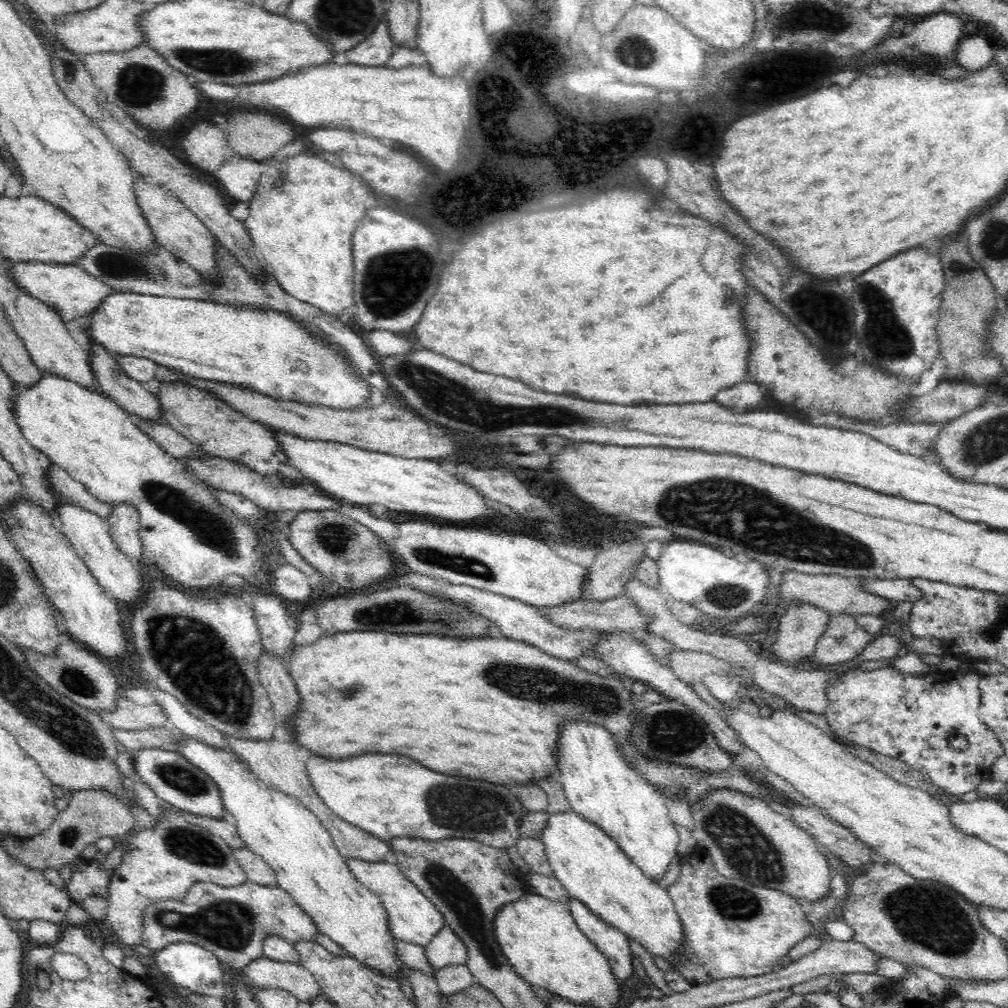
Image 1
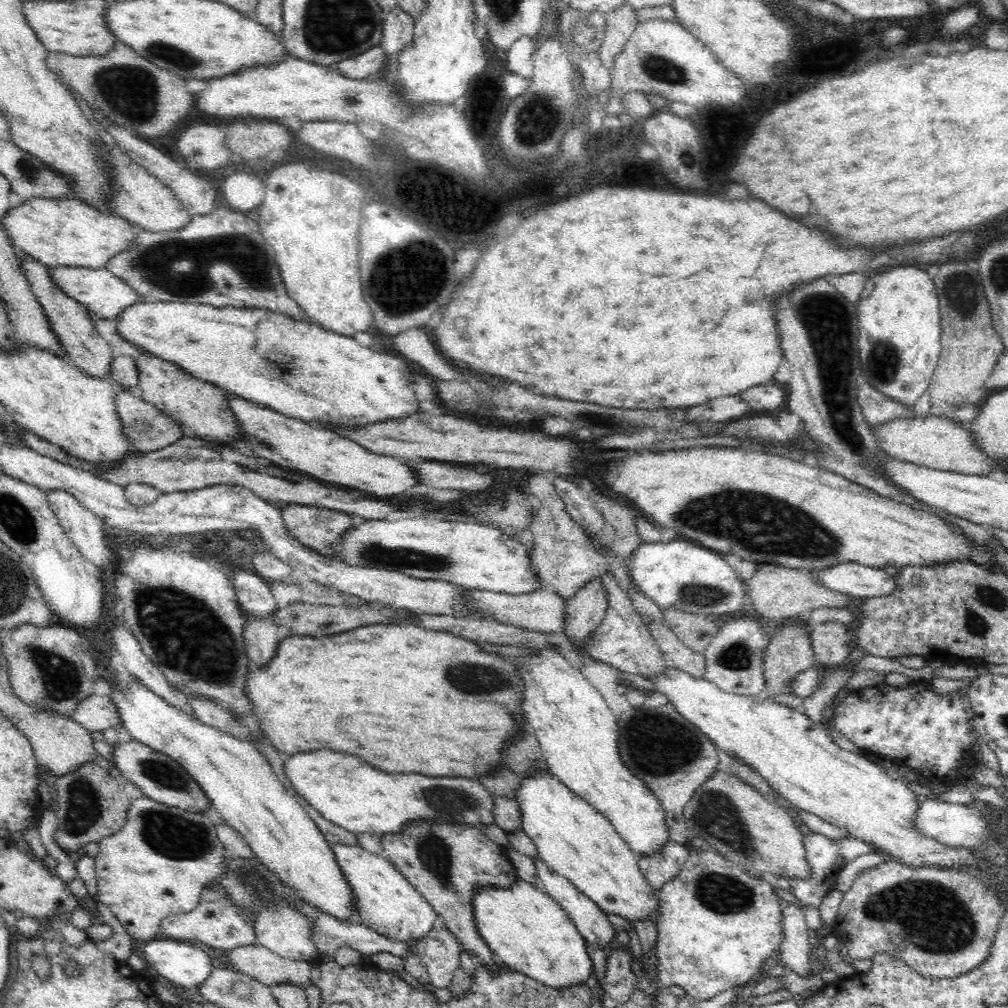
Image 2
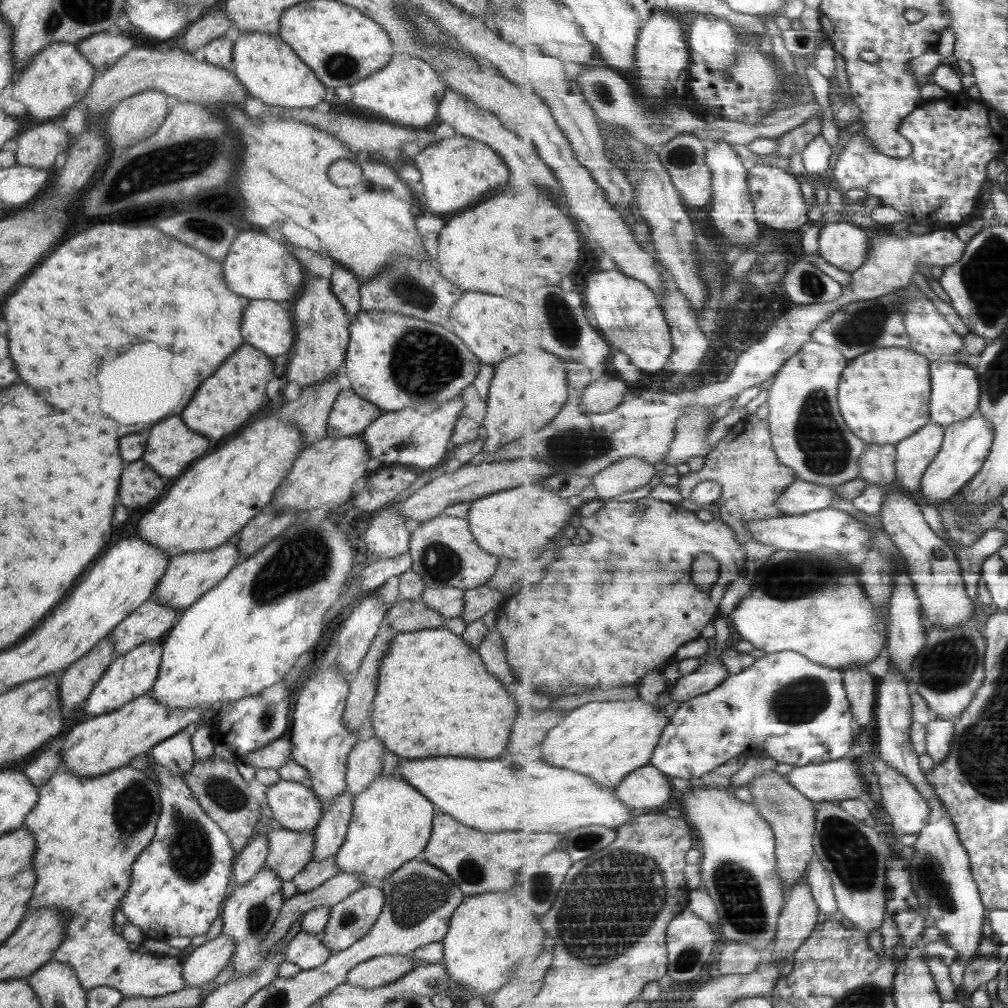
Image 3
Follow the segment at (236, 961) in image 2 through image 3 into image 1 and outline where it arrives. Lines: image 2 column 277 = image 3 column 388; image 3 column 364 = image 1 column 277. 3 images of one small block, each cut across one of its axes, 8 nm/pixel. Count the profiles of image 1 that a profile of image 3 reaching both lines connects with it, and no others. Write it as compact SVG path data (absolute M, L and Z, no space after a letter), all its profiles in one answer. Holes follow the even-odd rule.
M262 956L246 965L242 973L257 989L281 988L303 1001L312 1002L321 993L314 975L299 962L285 963Z

